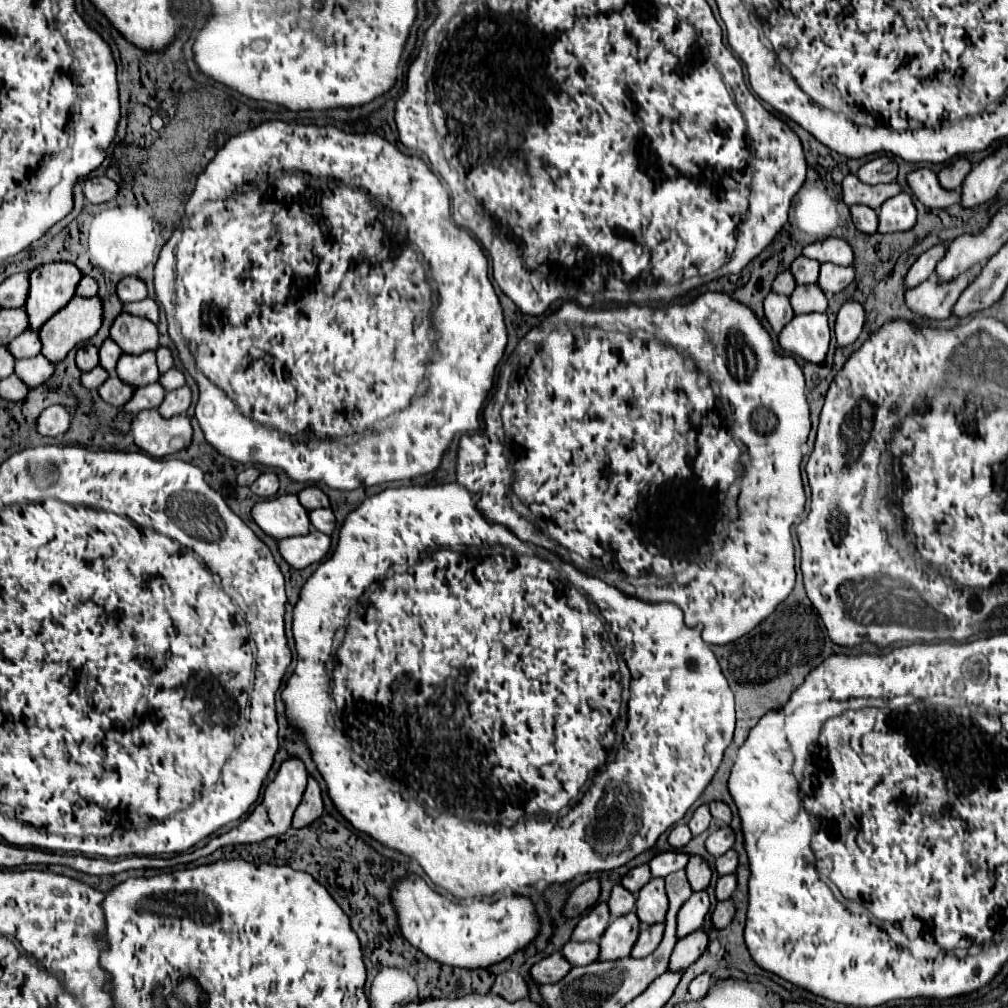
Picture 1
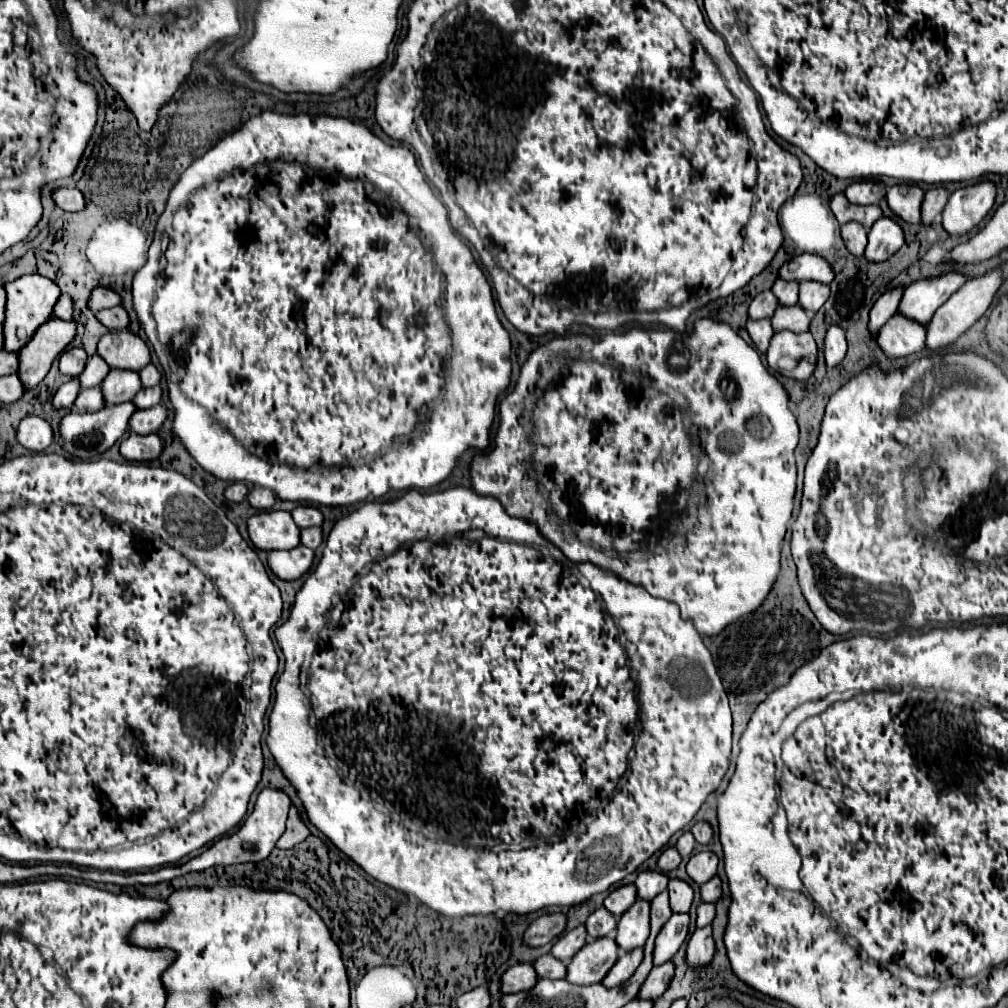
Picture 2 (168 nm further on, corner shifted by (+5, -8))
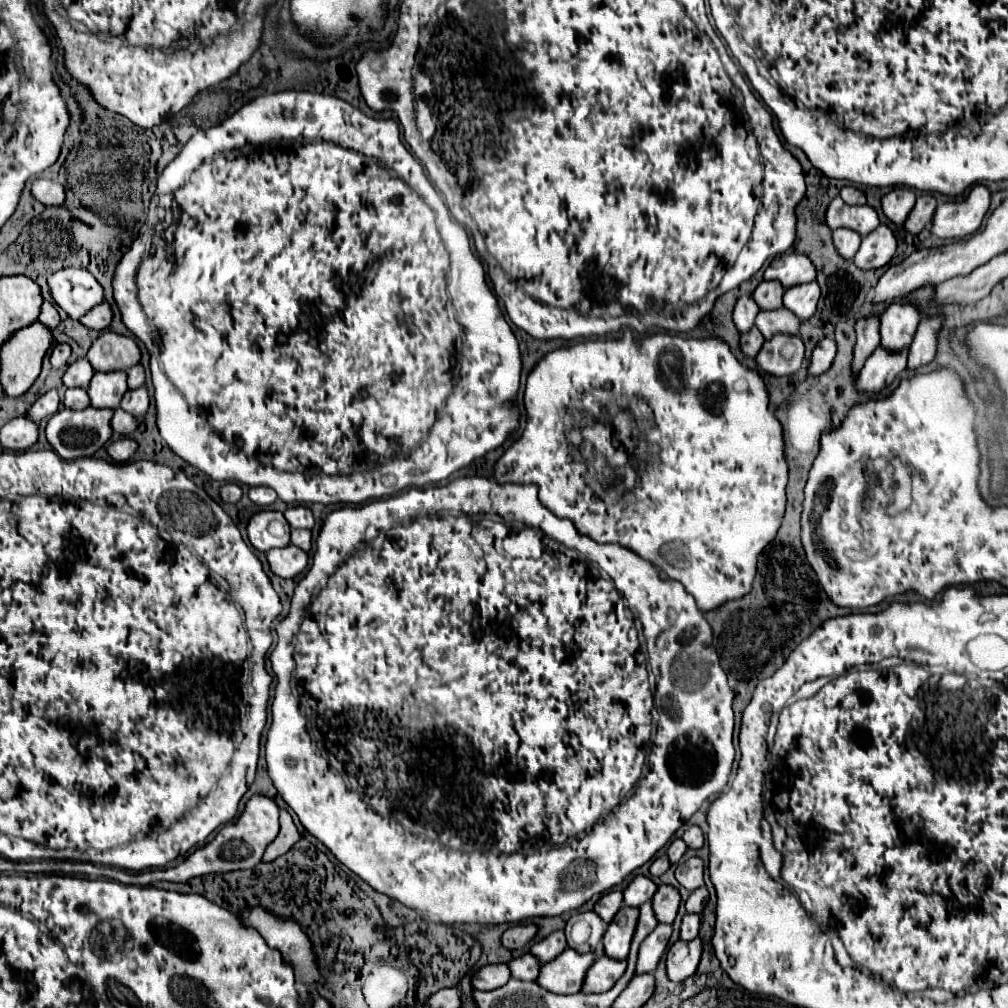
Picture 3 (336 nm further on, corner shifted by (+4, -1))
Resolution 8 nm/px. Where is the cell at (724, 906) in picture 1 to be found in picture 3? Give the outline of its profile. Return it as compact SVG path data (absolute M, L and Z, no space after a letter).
M701 938L693 940L677 940L667 952L667 974L673 982L683 982L685 978L697 972L697 964L701 962L703 944Z

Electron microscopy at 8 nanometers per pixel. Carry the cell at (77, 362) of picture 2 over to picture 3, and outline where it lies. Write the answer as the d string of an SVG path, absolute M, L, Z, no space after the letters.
M55 344L53 352L51 352L51 366L53 368L61 368L69 362L71 356L71 346L69 344Z

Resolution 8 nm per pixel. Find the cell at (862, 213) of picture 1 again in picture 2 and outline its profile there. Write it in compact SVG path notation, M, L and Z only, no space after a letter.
M846 223L846 225L842 225L840 235L844 239L846 249L852 255L856 255L856 257L864 255L864 247L866 247L866 231L864 231L864 227L860 227L858 223Z

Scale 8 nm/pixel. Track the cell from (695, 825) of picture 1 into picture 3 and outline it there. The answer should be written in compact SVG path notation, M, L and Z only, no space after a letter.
M681 838L673 840L673 842L671 842L671 846L669 846L669 850L667 850L667 854L669 854L669 860L671 860L671 864L679 862L679 860L681 860L681 856L685 854L685 850L687 850L687 844L685 844L685 842L681 840Z

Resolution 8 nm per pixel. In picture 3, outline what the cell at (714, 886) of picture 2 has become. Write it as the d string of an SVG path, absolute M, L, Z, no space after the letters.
M701 886L701 888L693 890L691 896L689 896L689 900L687 900L687 904L685 904L687 906L687 912L703 912L703 906L705 906L707 896L709 896L707 886Z

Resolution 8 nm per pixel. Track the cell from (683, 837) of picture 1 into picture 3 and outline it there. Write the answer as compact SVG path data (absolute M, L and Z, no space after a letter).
M663 854L663 856L659 856L659 858L655 858L655 862L651 864L651 868L649 868L649 872L653 874L653 876L661 876L663 872L667 872L669 870L669 858L667 858L667 854Z

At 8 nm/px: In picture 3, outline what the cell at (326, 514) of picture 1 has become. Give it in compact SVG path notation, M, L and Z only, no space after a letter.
M293 530L291 532L291 542L299 548L303 548L305 552L311 550L311 530Z

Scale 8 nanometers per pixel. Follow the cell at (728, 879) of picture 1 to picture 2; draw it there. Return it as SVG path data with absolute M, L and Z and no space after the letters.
M700 903L698 909L696 909L696 927L706 927L712 923L714 919L714 905L708 905L708 903Z

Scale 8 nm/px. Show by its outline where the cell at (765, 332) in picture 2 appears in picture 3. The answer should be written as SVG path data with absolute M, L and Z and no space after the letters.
M753 326L749 332L741 334L741 348L747 356L757 356L757 352L761 350L763 344L765 344L765 338L761 336L761 332L757 332L757 326Z

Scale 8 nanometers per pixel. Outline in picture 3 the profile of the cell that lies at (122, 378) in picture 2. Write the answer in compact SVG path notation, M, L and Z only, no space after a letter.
M97 372L87 392L95 408L117 408L121 402L121 396L127 392L127 372Z

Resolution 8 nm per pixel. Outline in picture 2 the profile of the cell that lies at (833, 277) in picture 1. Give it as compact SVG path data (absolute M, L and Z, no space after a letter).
M800 283L800 289L798 289L798 305L814 315L828 299L830 295L830 287L828 285L820 285L820 283Z

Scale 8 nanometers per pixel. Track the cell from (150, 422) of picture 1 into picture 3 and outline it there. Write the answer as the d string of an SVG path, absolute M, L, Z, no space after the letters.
M119 436L119 438L115 438L115 440L107 446L107 452L109 452L109 456L111 456L113 460L125 462L125 460L129 460L129 458L137 452L137 448L139 448L139 444L137 444L133 438Z

